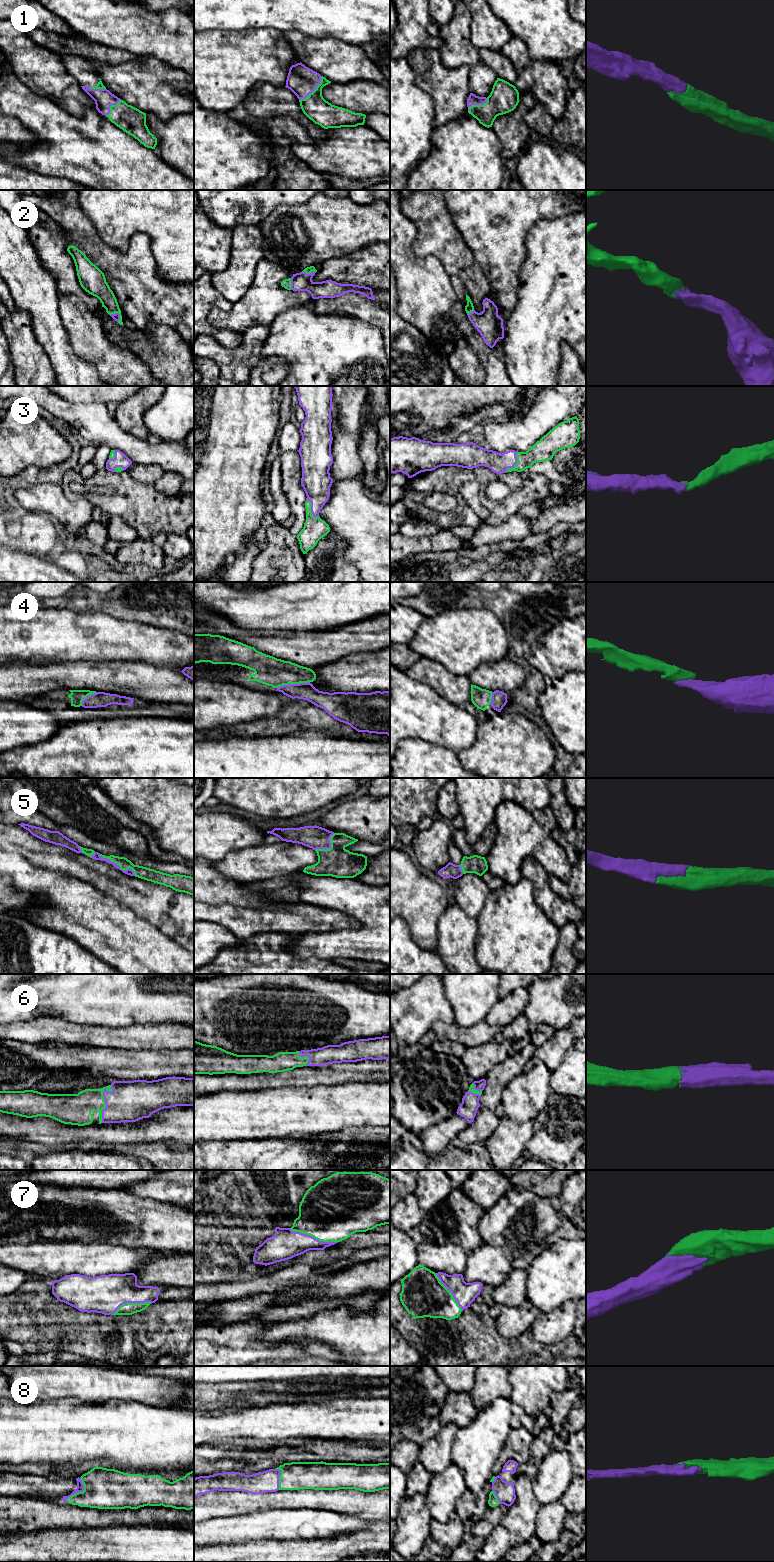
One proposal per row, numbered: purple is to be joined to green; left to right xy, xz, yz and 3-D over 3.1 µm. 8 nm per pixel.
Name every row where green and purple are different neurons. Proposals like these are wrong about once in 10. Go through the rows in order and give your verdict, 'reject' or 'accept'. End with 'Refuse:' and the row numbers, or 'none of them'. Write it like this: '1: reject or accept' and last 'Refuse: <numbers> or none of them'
1: accept
2: accept
3: accept
4: accept
5: accept
6: accept
7: accept
8: accept
Refuse: none of them

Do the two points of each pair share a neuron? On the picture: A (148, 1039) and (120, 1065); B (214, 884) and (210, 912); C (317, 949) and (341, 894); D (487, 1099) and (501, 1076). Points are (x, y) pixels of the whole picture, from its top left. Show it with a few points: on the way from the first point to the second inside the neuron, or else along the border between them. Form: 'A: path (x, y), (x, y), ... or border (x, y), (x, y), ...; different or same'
A: border (102, 1046), (125, 1050); different
B: border (204, 902), (212, 904), (232, 903), (234, 905); different
C: path (337, 944), (348, 944), (366, 926), (361, 914); same
D: path (492, 1093), (496, 1082); same

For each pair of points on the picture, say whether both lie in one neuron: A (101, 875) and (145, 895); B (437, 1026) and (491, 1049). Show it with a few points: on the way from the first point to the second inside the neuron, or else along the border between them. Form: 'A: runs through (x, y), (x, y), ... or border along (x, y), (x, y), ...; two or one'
A: runs through (112, 881), (134, 893); one
B: border along (493, 1039), (467, 1048); two

